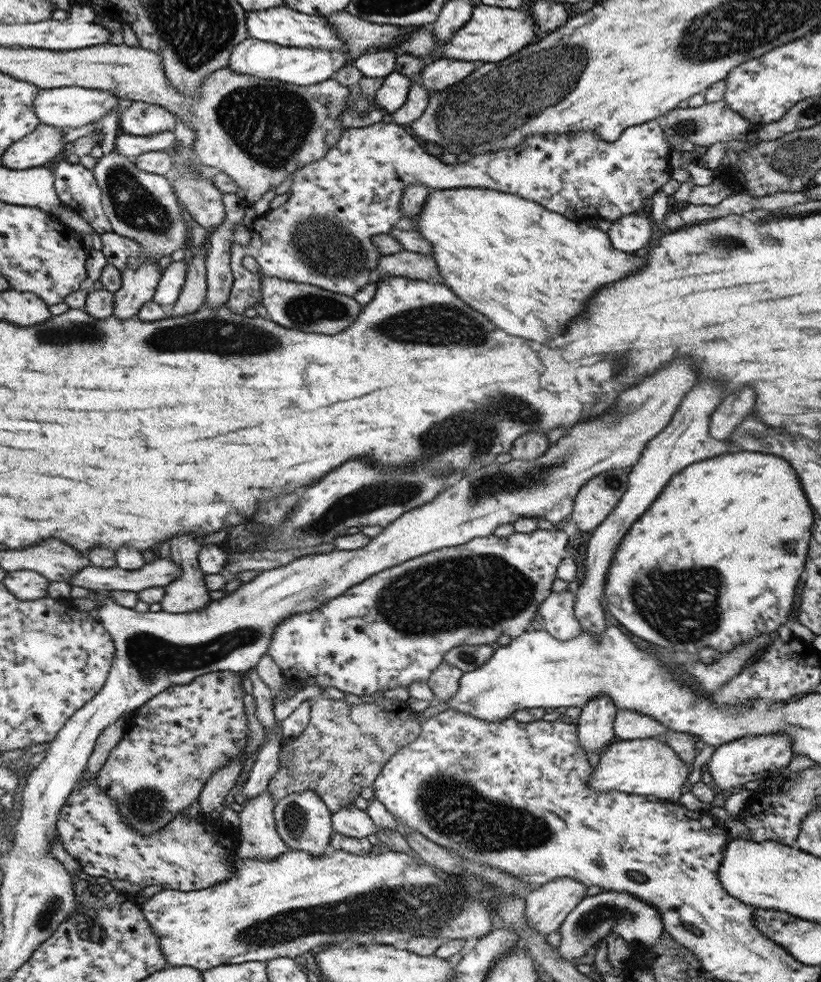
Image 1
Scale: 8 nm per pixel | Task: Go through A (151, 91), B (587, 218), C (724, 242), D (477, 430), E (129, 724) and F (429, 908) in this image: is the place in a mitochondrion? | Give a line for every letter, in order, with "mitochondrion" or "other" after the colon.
A: other
B: other
C: mitochondrion
D: mitochondrion
E: other
F: mitochondrion

